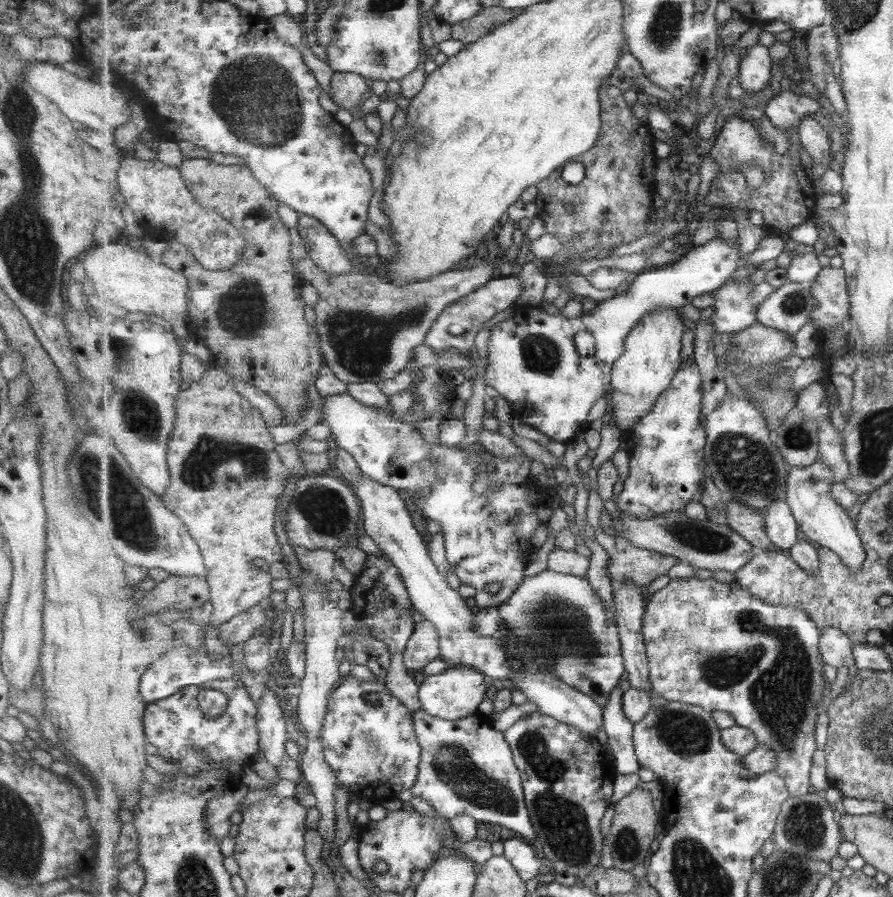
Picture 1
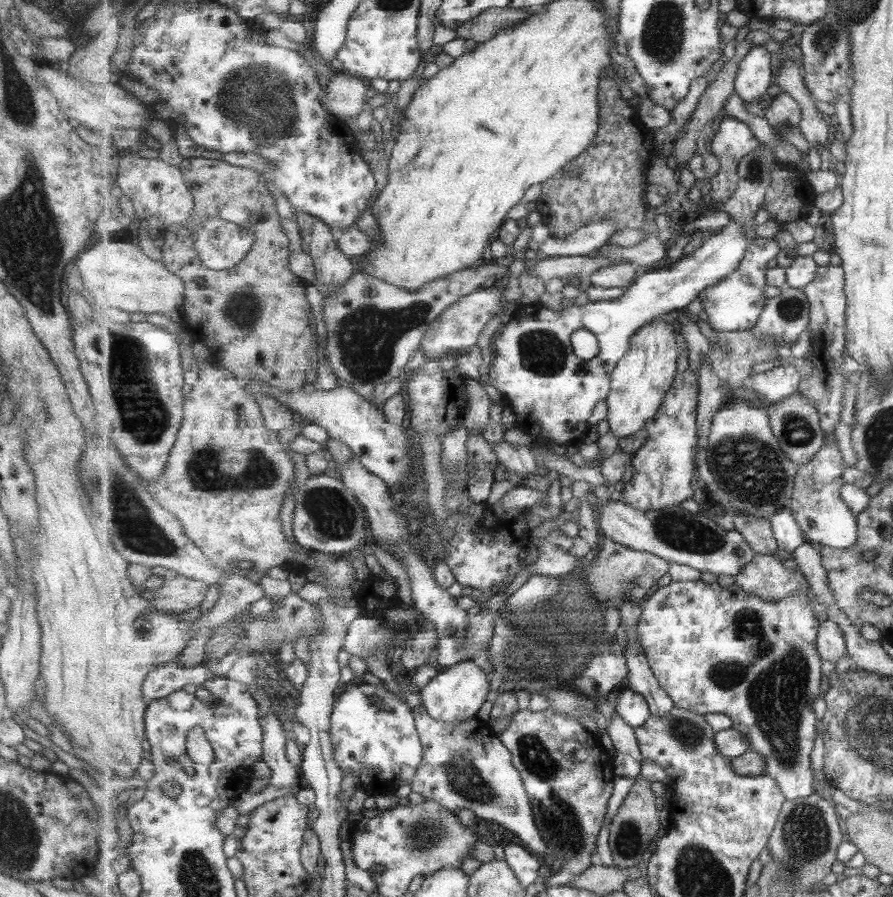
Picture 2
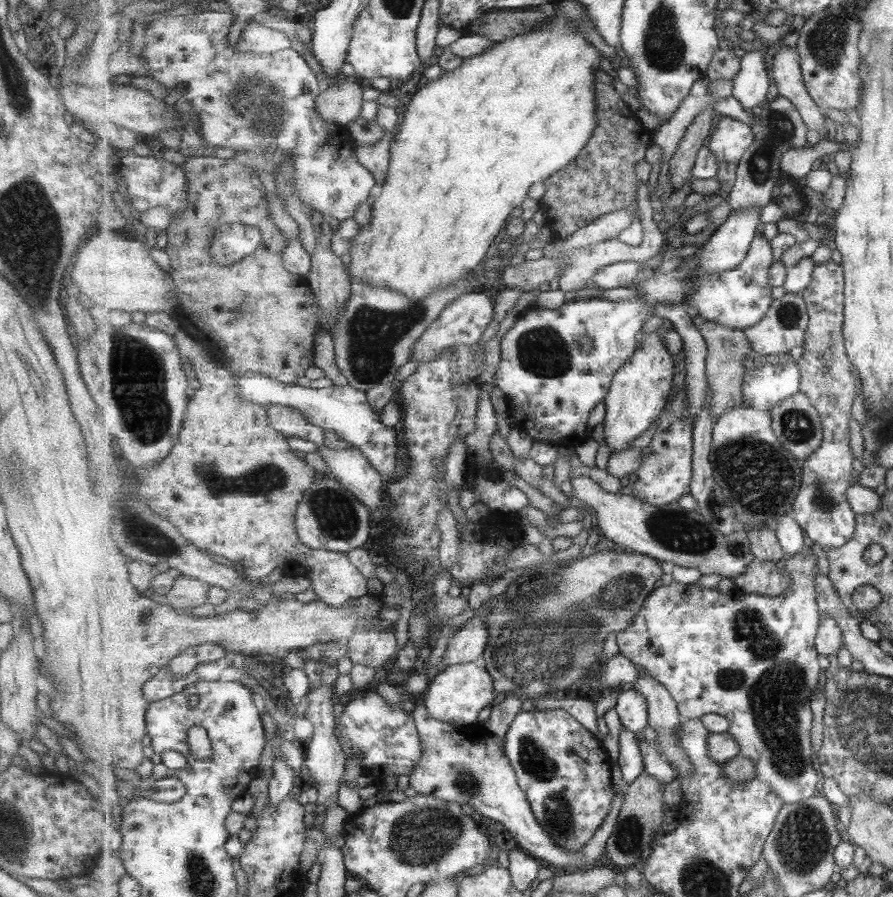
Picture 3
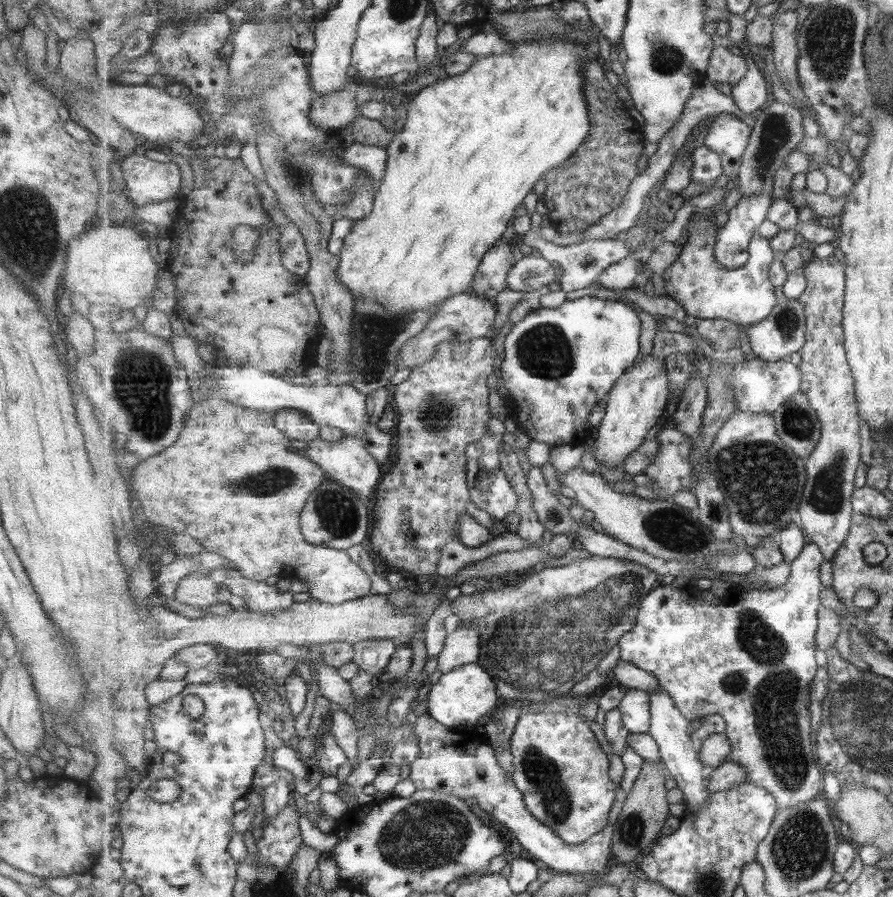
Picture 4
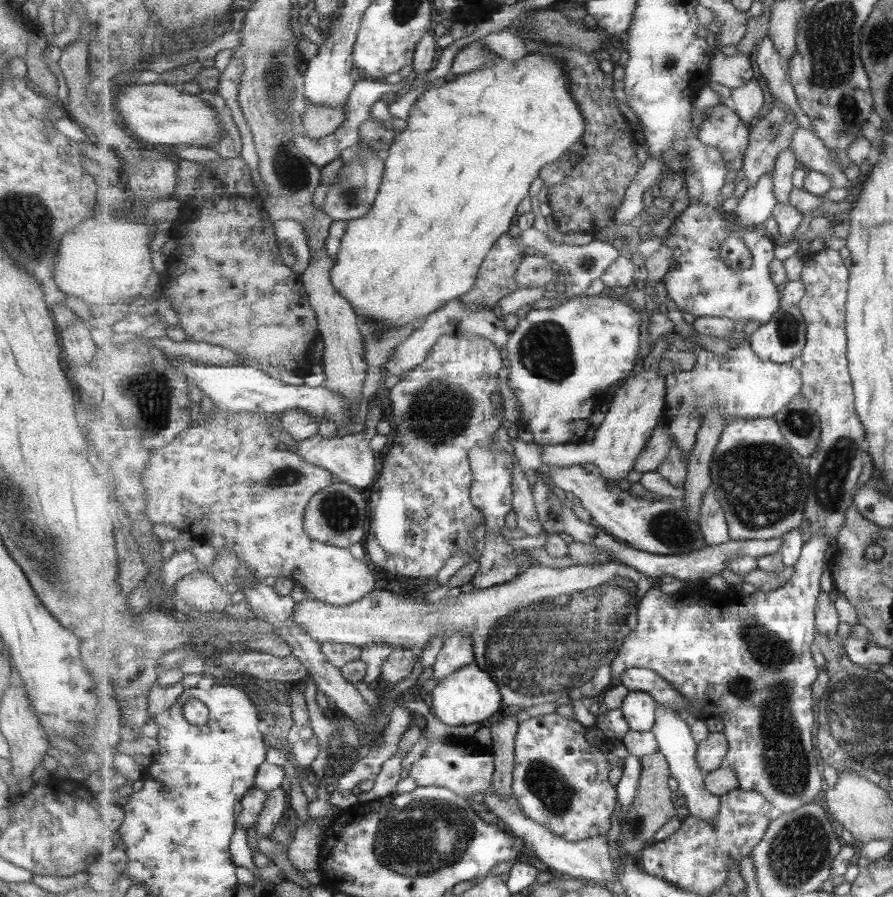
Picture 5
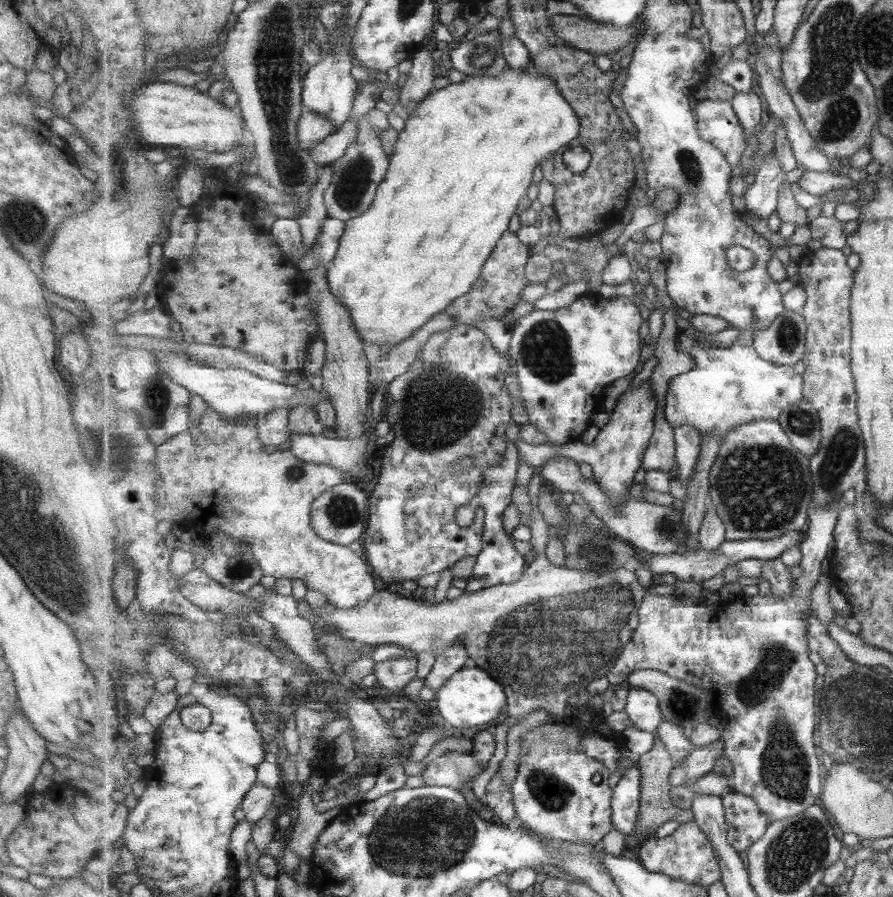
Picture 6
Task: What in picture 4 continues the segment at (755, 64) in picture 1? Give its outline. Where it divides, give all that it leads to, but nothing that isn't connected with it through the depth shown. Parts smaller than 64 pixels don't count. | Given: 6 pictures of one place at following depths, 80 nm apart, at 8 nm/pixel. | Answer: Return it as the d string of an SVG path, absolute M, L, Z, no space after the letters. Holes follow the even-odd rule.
M747 54L747 60L750 71L745 75L745 79L734 87L731 95L735 99L739 112L745 118L749 117L749 114L757 114L769 98L769 88L761 70L755 65L750 54Z

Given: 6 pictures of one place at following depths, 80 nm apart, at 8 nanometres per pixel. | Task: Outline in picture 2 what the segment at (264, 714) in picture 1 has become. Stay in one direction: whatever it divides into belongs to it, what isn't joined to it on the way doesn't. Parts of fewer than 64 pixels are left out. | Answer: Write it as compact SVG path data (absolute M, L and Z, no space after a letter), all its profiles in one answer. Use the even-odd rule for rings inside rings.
M275 710L267 714L264 728L264 762L270 767L270 783L279 788L296 788L298 781L297 768L289 760L286 751L286 742L289 736L283 730L283 720L277 717Z

